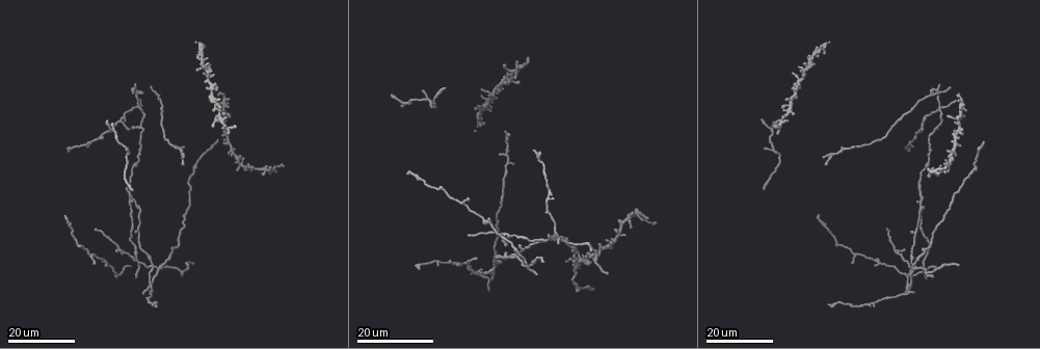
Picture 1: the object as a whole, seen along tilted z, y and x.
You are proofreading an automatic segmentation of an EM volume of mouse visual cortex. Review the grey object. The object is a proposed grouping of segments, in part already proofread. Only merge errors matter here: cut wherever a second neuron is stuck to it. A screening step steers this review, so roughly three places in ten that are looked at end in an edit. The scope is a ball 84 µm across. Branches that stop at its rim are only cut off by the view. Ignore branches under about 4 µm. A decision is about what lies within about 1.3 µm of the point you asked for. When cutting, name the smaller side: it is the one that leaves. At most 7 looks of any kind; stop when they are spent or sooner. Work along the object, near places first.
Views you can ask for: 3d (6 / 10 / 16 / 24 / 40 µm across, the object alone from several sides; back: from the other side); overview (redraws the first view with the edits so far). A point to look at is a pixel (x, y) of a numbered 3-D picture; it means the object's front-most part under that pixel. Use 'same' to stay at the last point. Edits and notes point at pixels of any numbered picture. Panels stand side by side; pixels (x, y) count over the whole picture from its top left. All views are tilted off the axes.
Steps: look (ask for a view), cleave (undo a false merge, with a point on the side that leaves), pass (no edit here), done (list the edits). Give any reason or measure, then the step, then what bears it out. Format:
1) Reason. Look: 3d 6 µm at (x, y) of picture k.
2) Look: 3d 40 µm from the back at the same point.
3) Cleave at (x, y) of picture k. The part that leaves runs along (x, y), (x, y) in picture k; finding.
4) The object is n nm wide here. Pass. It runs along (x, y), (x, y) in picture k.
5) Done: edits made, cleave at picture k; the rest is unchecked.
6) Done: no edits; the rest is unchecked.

Arms part here. Look: 3d 16 µm at (130, 194) of picture 1.

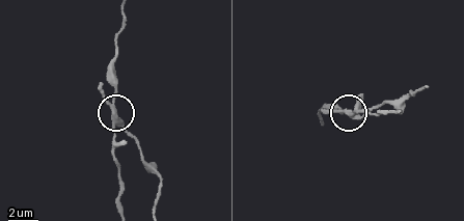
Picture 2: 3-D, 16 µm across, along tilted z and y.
Look: 3d 10 µm at (117, 122) of picture 2.

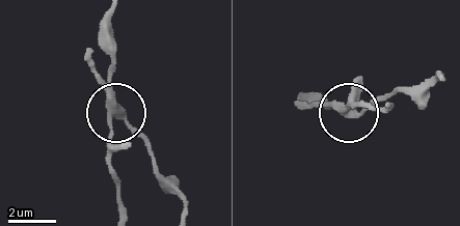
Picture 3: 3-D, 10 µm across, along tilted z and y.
Cleave at (91, 68) of picture 3. The part that leaves runs along (111, 102), (111, 171), (119, 206) in picture 3; two neurons meet here.

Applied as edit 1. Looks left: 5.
See it whole again. Look: overview.

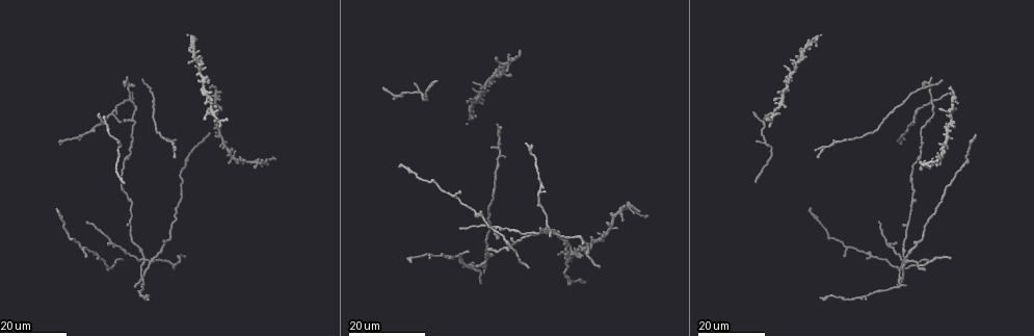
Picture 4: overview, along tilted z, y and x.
Looks like a crossing. Look: 3d 24 µm at (133, 100) of picture 4.

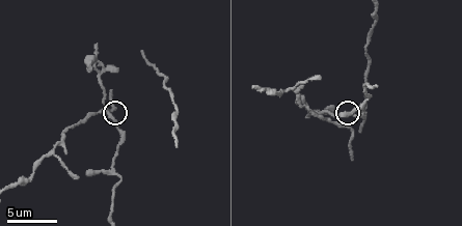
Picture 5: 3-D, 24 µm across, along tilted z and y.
Look: 3d 10 µm at (108, 113) of picture 5.

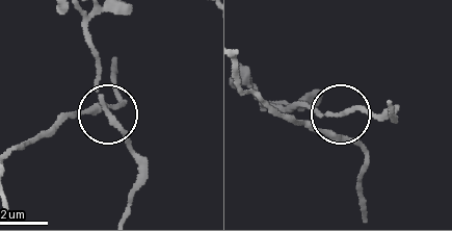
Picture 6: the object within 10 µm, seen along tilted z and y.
The object is 150 nm wide here. Pass. It runs along (128, 212), (137, 182), (132, 147), (104, 112), (57, 117) in picture 6; one neuron here.

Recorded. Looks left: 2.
Looks like a crossing. Look: 3d 24 µm at (946, 136) of picture 4.

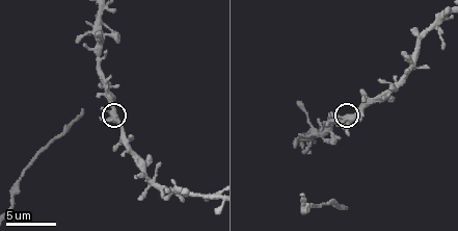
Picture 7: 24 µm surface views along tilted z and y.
Zoom in. Look: 3d 10 µm at (111, 111) of picture 7.

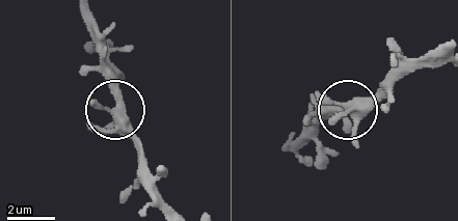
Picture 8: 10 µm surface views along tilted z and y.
Pass. All the same neuron.

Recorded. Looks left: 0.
Done: edits made, cleave at picture 3; the rest is unchecked.

